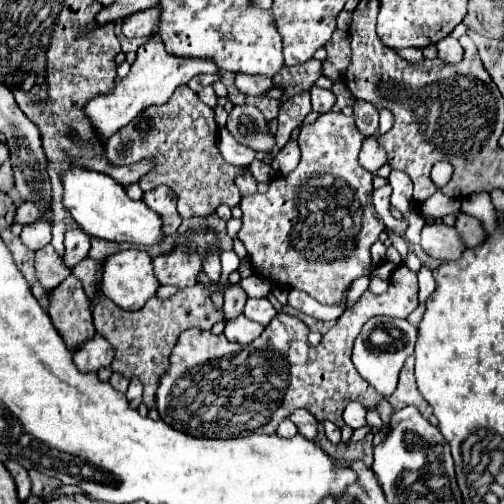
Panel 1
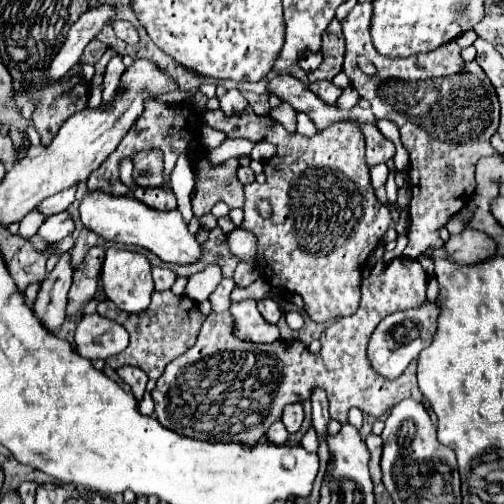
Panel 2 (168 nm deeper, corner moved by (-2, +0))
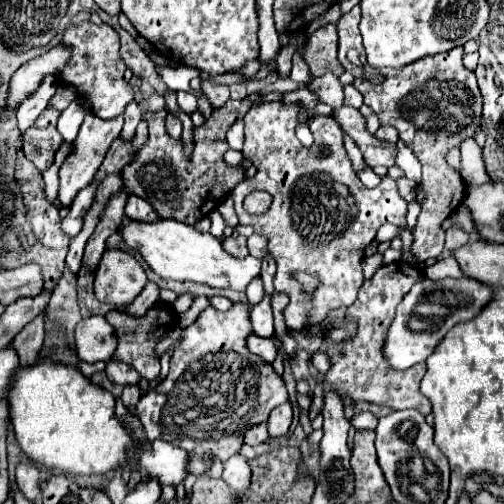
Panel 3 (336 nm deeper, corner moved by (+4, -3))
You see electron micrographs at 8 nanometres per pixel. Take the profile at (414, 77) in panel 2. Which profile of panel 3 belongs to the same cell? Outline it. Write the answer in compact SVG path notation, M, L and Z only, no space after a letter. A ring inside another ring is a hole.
M359 4L351 8L349 14L343 14L337 22L339 34L339 62L347 72L355 76L353 86L363 94L363 104L367 104L379 118L383 126L393 126L399 132L399 138L417 154L423 164L423 192L425 198L421 202L421 214L413 228L413 244L411 254L417 260L437 258L443 250L445 230L441 228L443 220L461 204L465 194L465 182L461 174L447 164L447 154L451 148L459 148L463 140L473 138L481 128L481 92L477 86L475 72L467 70L461 62L463 48L453 48L443 54L421 58L407 68L387 72L385 80L377 86L369 84L363 76L363 68L347 62L347 50L355 48L361 58L365 56L361 34L359 34Z

